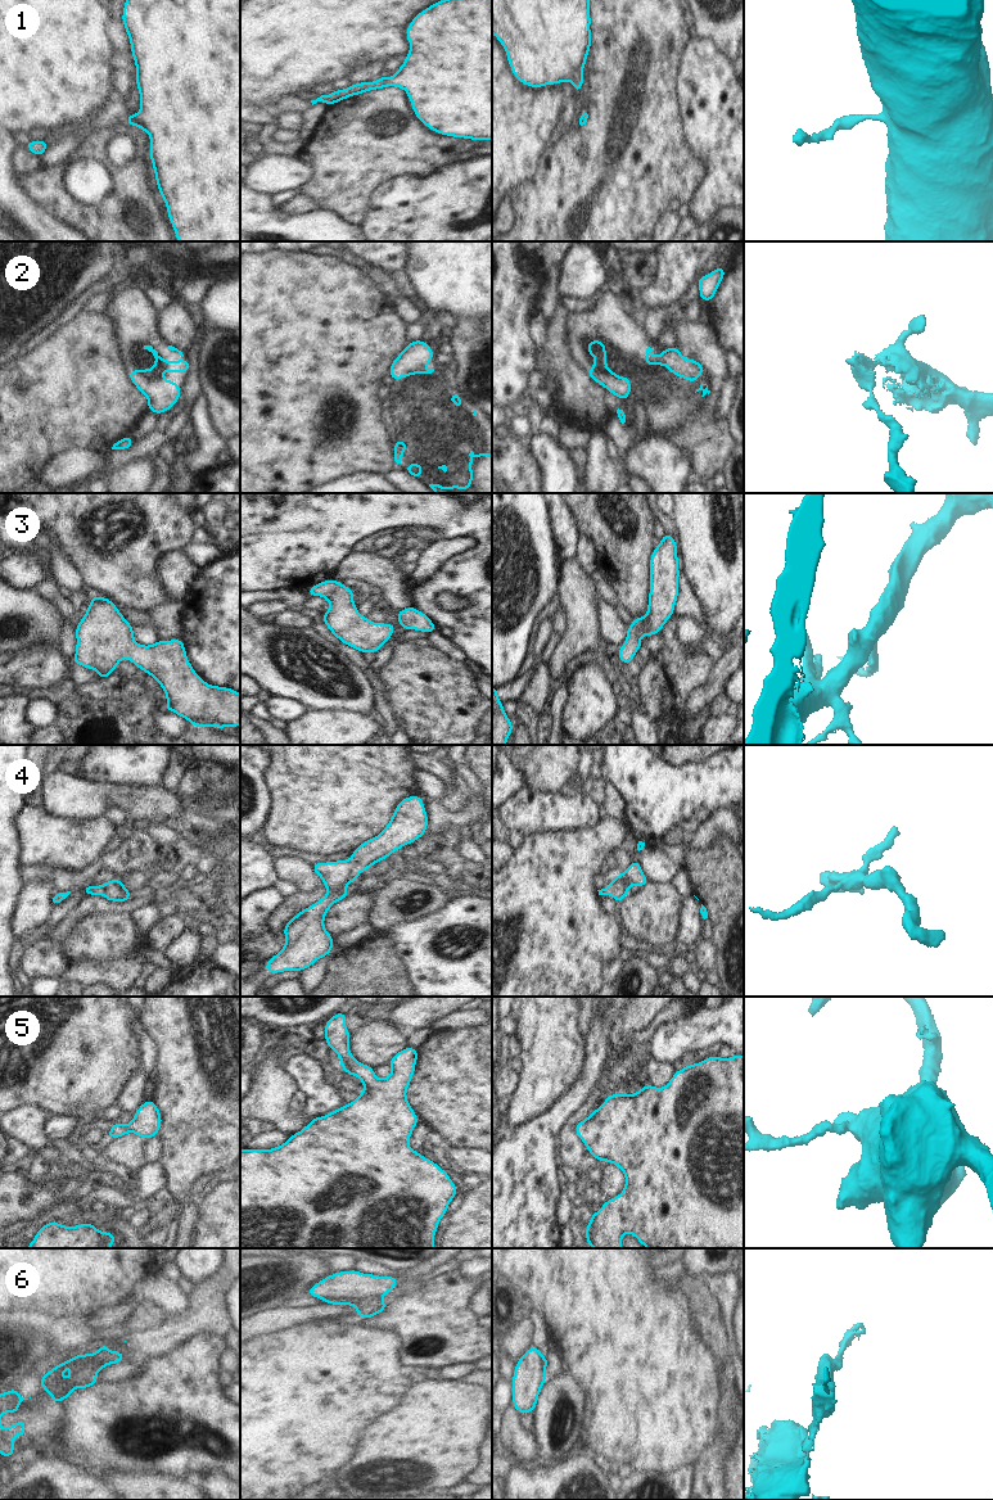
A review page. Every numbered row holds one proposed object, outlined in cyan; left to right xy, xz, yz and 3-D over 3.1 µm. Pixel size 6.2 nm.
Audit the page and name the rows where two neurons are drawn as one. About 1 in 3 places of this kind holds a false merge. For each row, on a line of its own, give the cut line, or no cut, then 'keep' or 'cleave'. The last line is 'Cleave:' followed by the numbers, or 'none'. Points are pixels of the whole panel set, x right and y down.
1: no cut | keep
2: no cut | keep
3: no cut | keep
4: no cut | keep
5: no cut | keep
6: xz (377, 1297), (323, 1299) | cleave
Cleave: 6

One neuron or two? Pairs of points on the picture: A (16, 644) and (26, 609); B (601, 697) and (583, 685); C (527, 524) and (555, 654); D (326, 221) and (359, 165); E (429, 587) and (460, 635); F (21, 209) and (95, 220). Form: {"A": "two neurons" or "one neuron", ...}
{"A": "one neuron", "B": "one neuron", "C": "two neurons", "D": "two neurons", "E": "one neuron", "F": "two neurons"}

